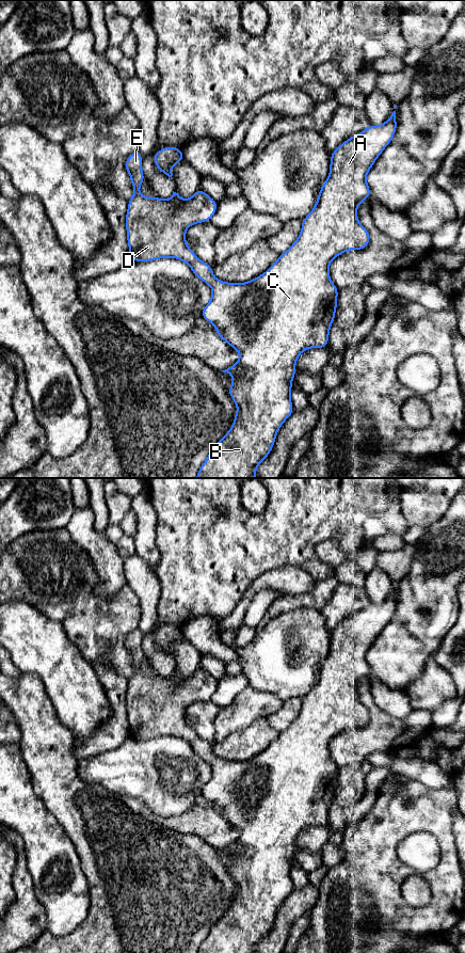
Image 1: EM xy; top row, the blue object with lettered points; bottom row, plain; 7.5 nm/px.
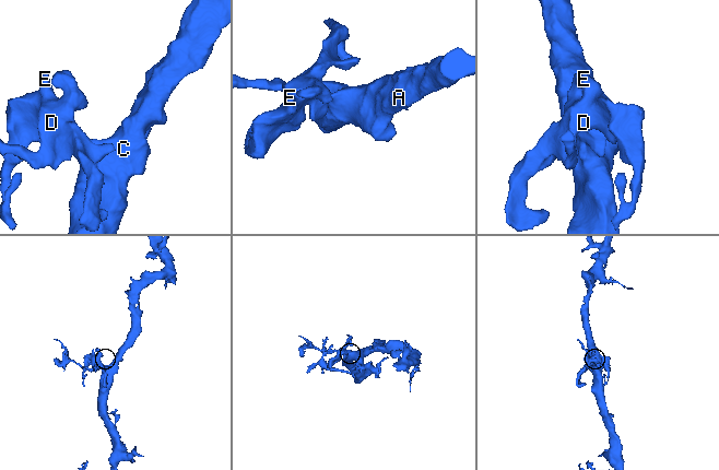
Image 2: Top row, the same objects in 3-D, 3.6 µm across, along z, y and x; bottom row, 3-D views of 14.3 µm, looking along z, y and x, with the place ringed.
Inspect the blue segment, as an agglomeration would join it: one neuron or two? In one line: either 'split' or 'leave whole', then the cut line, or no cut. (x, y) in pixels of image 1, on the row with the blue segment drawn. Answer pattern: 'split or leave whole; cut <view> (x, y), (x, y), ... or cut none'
leave whole; cut none

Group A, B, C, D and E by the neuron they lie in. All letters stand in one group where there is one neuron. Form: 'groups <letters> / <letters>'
groups A B C D E

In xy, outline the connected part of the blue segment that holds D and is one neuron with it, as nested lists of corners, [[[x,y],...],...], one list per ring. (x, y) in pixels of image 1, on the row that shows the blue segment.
[[[394,111],[383,125],[370,125],[346,140],[331,154],[330,175],[320,189],[311,212],[302,220],[300,236],[264,273],[246,283],[227,283],[215,279],[212,267],[202,261],[186,243],[187,228],[196,223],[210,221],[217,211],[218,203],[201,189],[188,200],[182,200],[174,191],[170,200],[145,197],[139,191],[145,179],[141,153],[133,152],[125,161],[125,169],[134,190],[128,201],[125,219],[129,258],[145,263],[171,257],[187,263],[196,277],[212,288],[212,297],[204,307],[202,317],[211,322],[215,327],[215,333],[240,354],[235,365],[222,370],[234,378],[228,390],[238,409],[234,424],[210,450],[195,478],[255,478],[256,468],[273,448],[278,429],[294,412],[290,394],[298,356],[309,348],[326,348],[330,329],[335,319],[338,288],[330,279],[330,263],[346,251],[367,248],[370,236],[368,229],[358,221],[357,206],[369,198],[371,192],[366,176],[378,157],[391,142],[396,130],[397,120]]]

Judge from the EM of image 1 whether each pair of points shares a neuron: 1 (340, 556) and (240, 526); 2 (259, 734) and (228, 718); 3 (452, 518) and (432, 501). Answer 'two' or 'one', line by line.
1: two
2: two
3: two

